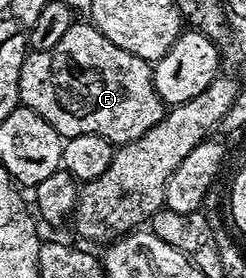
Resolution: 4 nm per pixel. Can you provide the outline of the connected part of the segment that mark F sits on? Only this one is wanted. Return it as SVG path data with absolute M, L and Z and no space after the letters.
M86 20L75 21L55 47L30 50L27 53L20 68L18 101L44 120L48 120L48 124L52 124L52 128L57 134L61 134L63 139L85 134L104 136L109 142L113 142L115 147L138 142L144 132L148 132L148 128L156 128L156 124L160 124L168 109L156 92L151 63L140 56L132 56L132 52L124 52L124 48L116 48L116 44L108 40L108 36L104 36Z

